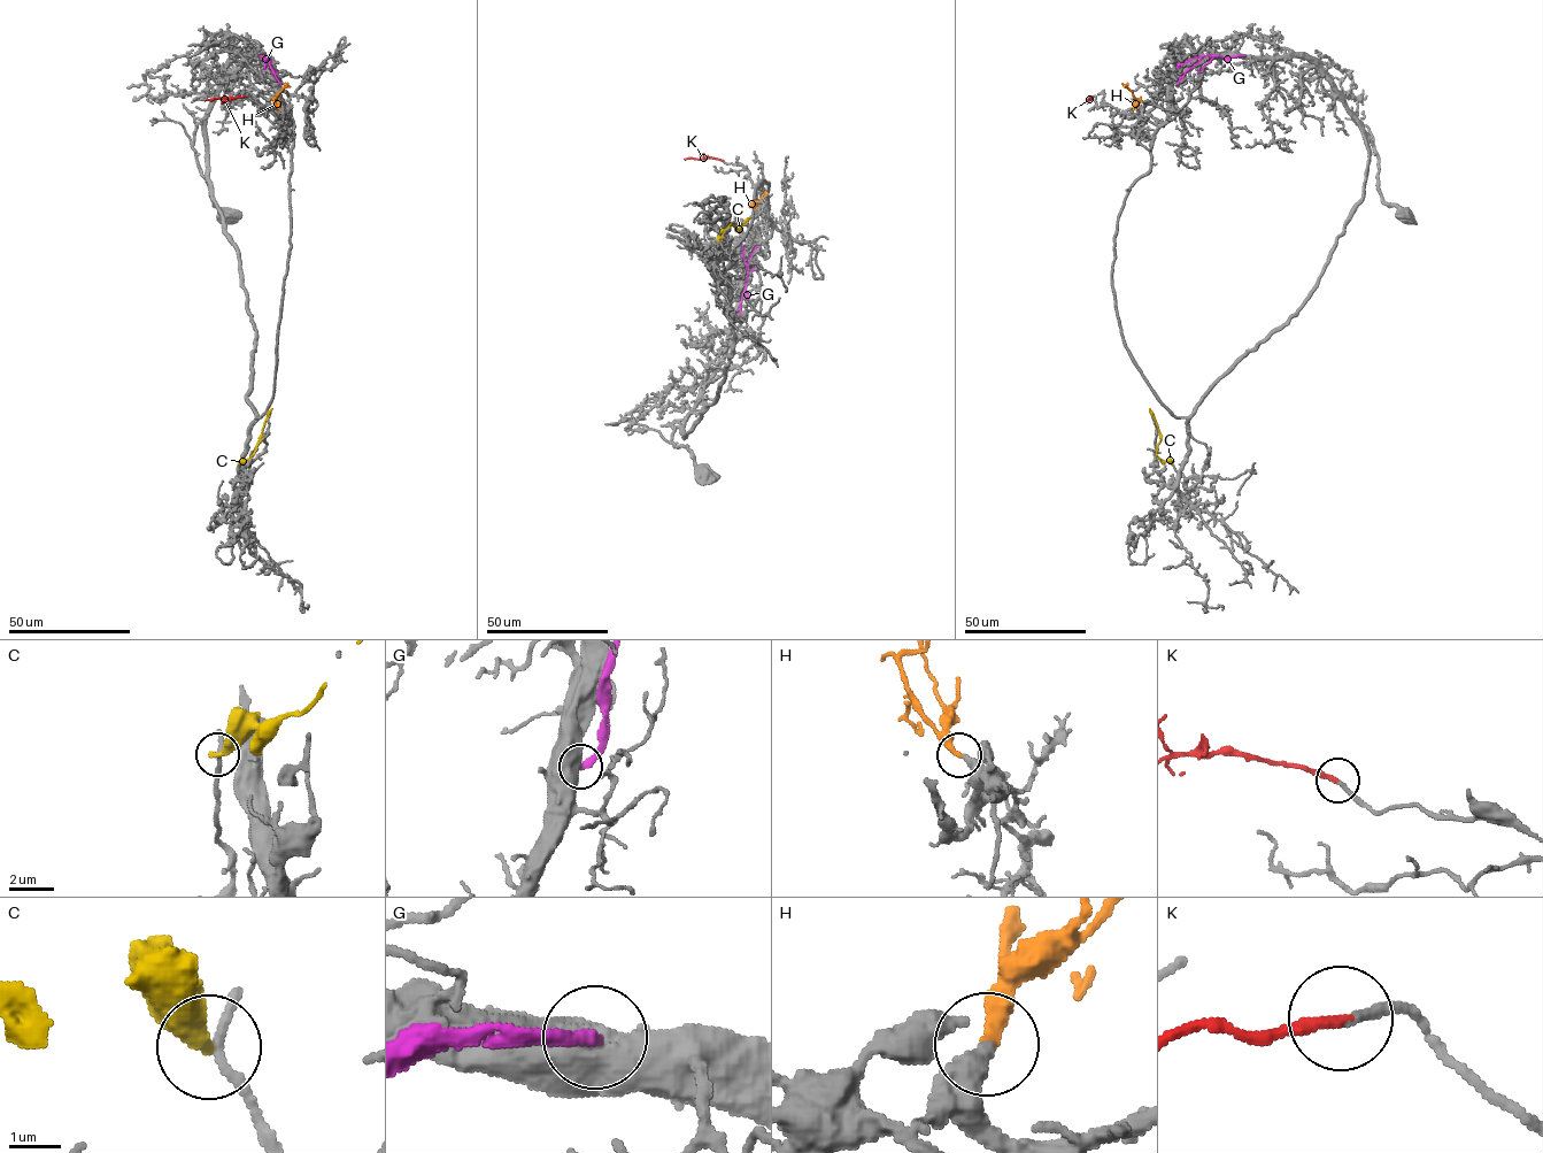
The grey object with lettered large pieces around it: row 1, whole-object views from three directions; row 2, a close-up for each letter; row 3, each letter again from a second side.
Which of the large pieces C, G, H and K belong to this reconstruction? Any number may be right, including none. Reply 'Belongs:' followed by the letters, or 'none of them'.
Belongs: H, K

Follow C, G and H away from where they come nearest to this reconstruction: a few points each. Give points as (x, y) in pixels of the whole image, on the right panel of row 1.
C: (1172, 463), (1156, 455), (1160, 435), (1149, 408)
G: (1246, 55), (1202, 56), (1178, 84)
H: (1133, 109), (1133, 93), (1123, 83)

